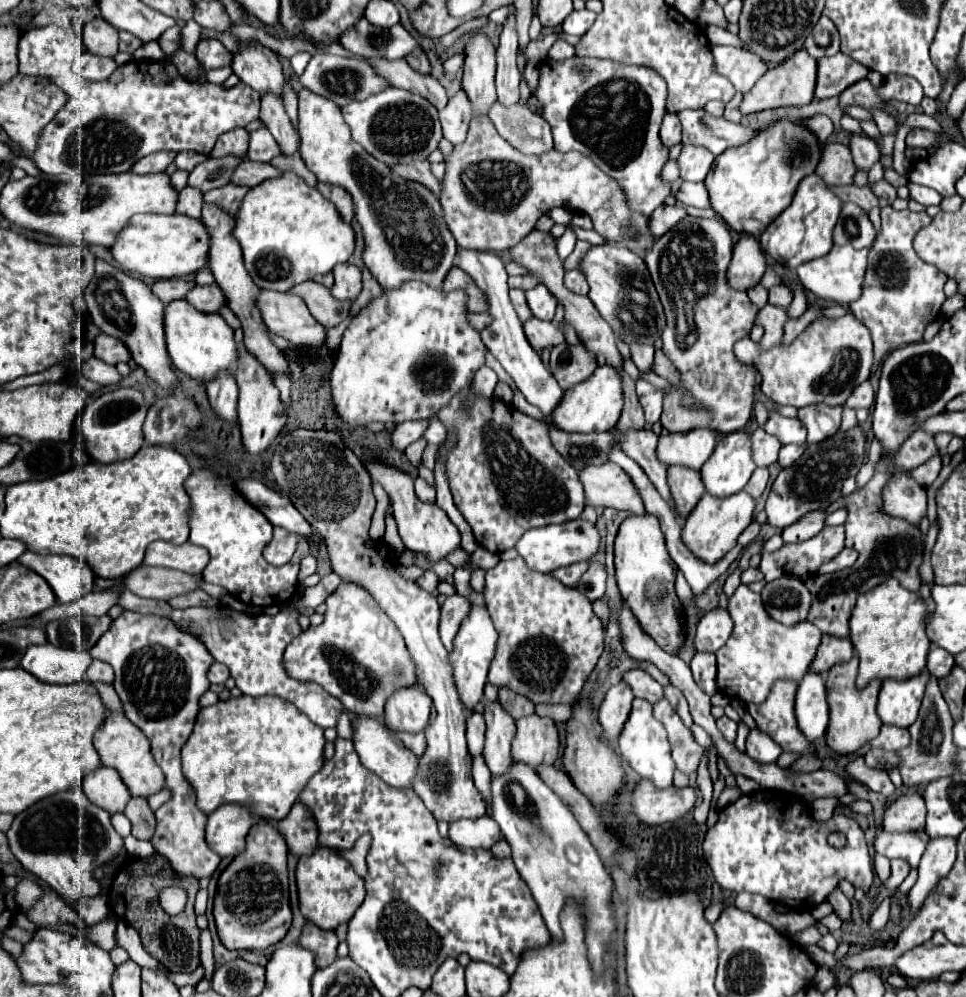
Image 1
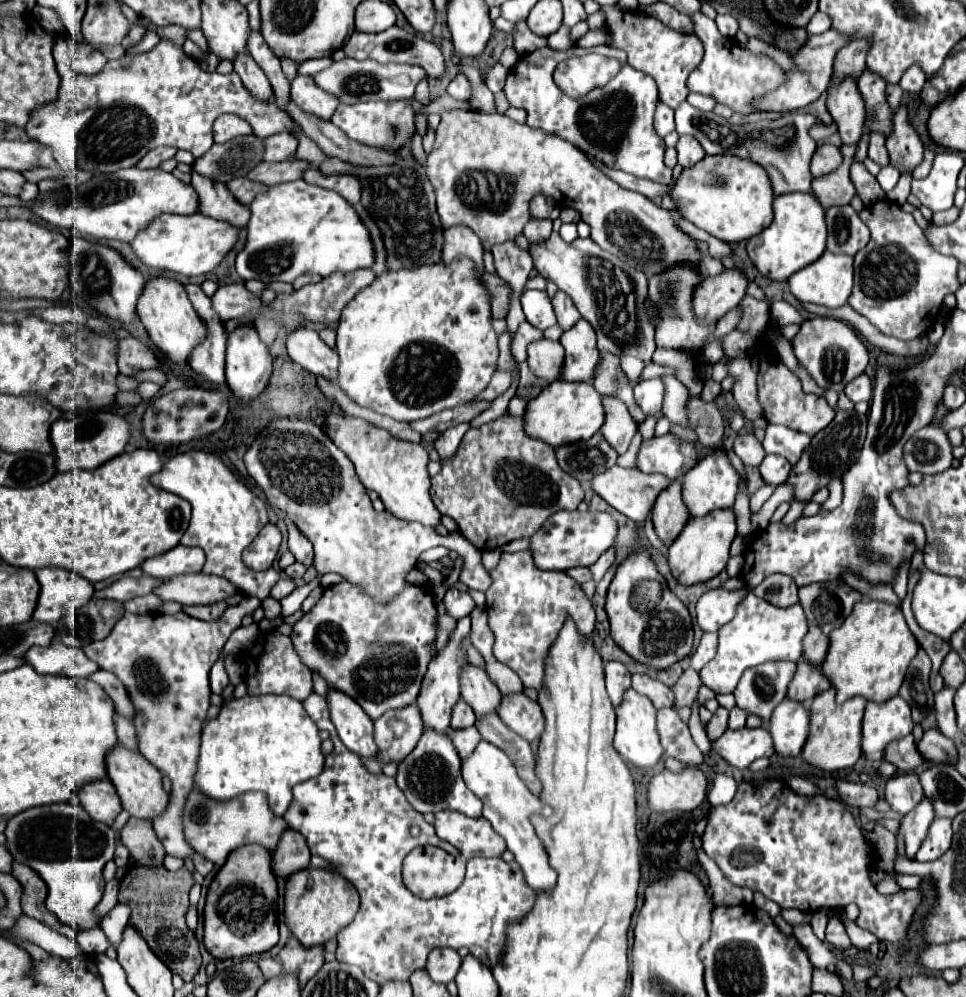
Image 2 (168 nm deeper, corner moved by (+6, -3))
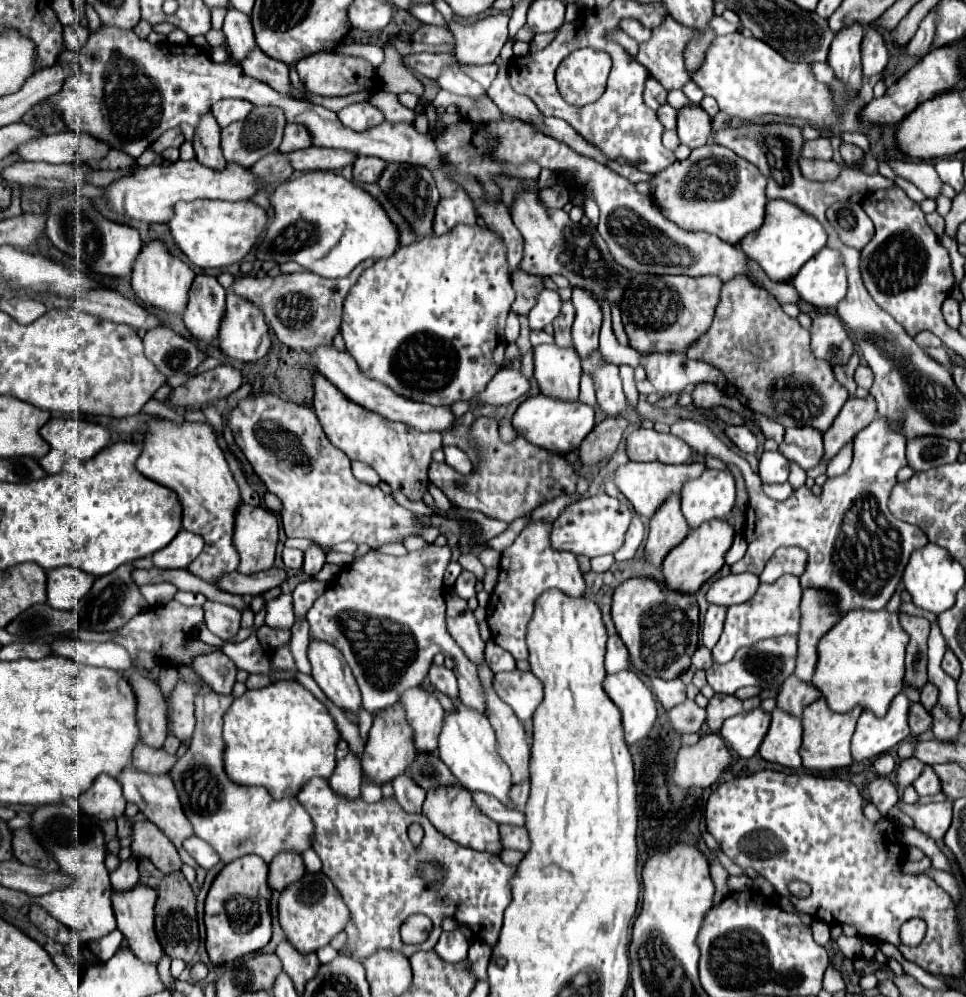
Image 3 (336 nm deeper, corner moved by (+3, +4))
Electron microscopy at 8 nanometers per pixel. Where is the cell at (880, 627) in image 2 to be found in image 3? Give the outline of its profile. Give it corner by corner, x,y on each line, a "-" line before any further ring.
888,609
848,611
818,645
818,665
812,683
822,691
830,709
850,711
860,705
884,717
890,701
902,691
904,655
910,637
900,625
900,615

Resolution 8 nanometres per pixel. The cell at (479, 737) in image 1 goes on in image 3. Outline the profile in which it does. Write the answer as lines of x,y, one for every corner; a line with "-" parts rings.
430,667
430,673
428,673
428,681
444,695
448,695
452,701
458,701
460,699
460,693
458,693
458,681
456,681
456,675
454,671
446,669
446,667

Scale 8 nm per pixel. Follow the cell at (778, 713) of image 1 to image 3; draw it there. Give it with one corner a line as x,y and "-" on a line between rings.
784,635
778,639
766,639
760,641
752,647
744,647
736,653
736,657
726,663
726,665
712,665
706,675
708,675
708,685
716,693
734,693
740,687
760,687
760,689
780,689
784,679
788,679
794,673
796,665
796,637
794,635

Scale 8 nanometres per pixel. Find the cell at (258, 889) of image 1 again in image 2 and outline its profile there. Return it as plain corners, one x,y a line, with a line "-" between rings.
241,846
233,850
209,886
203,926
203,944
217,958
241,958
271,950
279,942
275,918
277,878
271,872
271,854
263,846

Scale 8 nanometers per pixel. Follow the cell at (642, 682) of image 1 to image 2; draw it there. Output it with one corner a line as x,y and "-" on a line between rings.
633,674
633,688
641,694
645,694
653,706
659,710
659,708
665,708
665,706
673,706
675,702
675,696
671,692
669,686
665,686
663,682
647,676
647,674

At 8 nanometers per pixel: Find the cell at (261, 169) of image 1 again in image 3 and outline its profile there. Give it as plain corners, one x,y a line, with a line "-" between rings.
308,147
300,151
286,153
294,171
312,171
312,169
340,169
344,165
354,163
356,155
340,149
324,149
324,147

